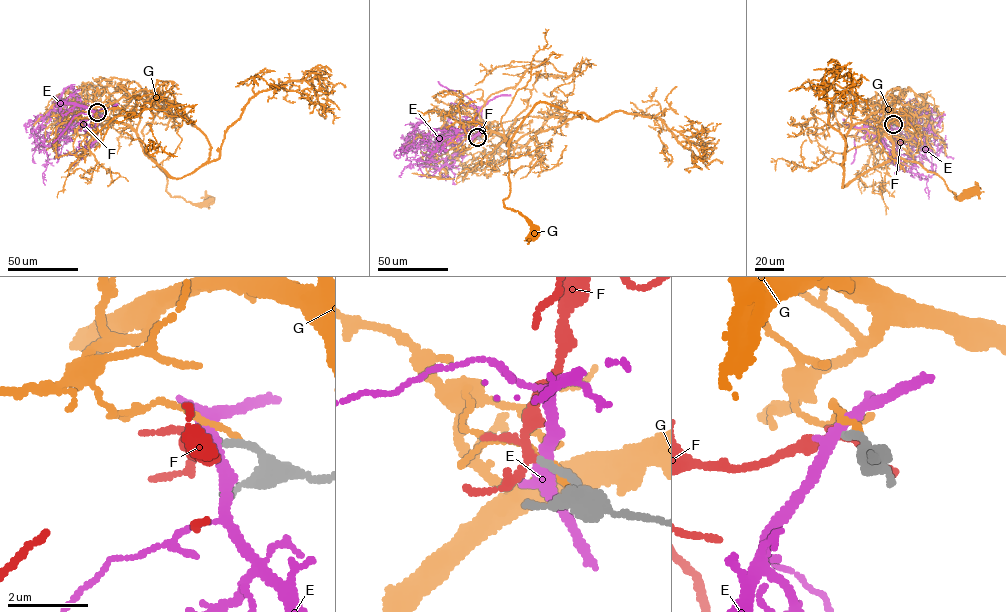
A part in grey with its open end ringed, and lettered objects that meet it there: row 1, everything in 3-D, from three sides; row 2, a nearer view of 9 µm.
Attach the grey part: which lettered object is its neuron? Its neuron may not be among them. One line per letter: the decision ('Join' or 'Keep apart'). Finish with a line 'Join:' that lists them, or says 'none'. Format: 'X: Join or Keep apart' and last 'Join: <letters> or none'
E: Keep apart
F: Join
G: Keep apart
Join: F

